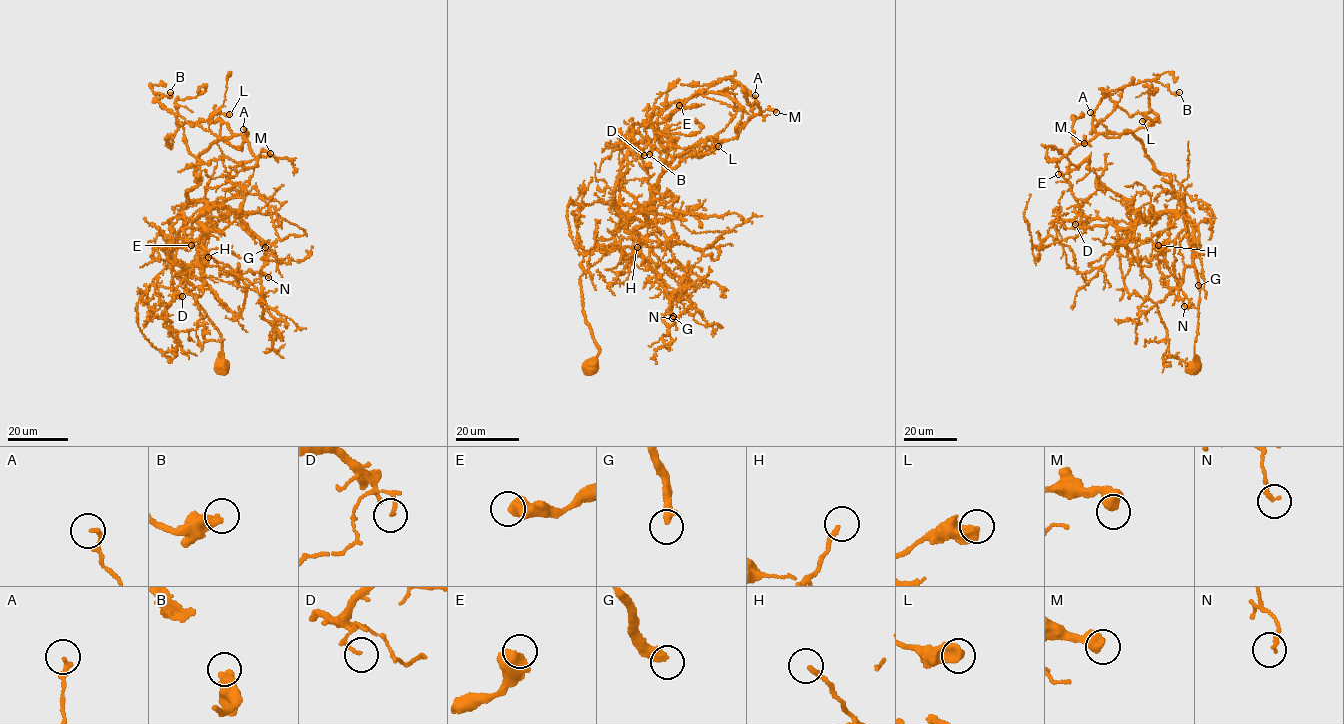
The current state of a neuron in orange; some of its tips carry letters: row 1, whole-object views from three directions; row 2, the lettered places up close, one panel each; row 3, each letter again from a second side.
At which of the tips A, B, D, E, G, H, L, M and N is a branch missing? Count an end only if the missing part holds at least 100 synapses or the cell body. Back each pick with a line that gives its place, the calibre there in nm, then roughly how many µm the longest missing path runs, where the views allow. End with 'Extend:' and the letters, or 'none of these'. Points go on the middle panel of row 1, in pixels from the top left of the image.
G: Place: (673, 316). Thickness 400 nm. Missing length about 60 µm
Extend: G

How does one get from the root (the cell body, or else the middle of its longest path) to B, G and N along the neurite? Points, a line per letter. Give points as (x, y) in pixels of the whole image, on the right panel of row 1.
B: (1194, 367), (1200, 290), (1183, 206), (1140, 139), (1092, 124), (1125, 85), (1179, 92)
G: (1194, 367), (1200, 290), (1183, 213), (1186, 213), (1194, 234), (1193, 262), (1198, 285)
N: (1194, 367), (1200, 290), (1183, 217), (1186, 213), (1194, 250), (1183, 281), (1171, 290), (1184, 306)

